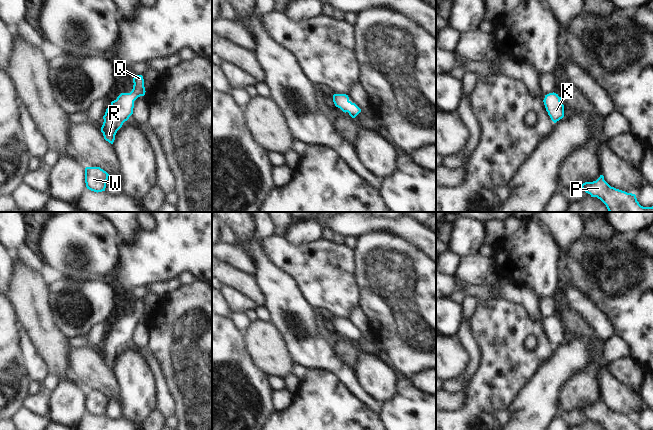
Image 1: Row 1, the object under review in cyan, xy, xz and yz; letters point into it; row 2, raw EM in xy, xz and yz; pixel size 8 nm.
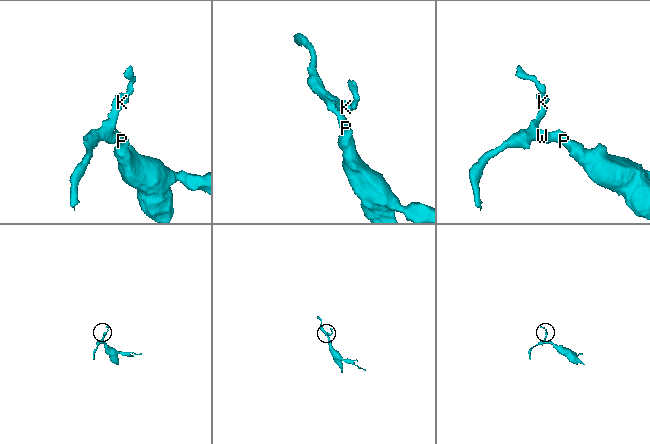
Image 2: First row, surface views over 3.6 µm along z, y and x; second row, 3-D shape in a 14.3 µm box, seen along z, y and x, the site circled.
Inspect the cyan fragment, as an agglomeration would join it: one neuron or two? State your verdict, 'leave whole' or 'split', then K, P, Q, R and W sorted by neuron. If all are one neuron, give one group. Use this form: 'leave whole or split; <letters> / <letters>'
leave whole; K P Q R W

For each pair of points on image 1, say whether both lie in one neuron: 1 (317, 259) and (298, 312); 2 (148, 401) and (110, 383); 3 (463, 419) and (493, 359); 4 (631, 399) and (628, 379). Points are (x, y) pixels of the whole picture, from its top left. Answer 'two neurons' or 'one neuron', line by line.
1: two neurons
2: two neurons
3: one neuron
4: two neurons

